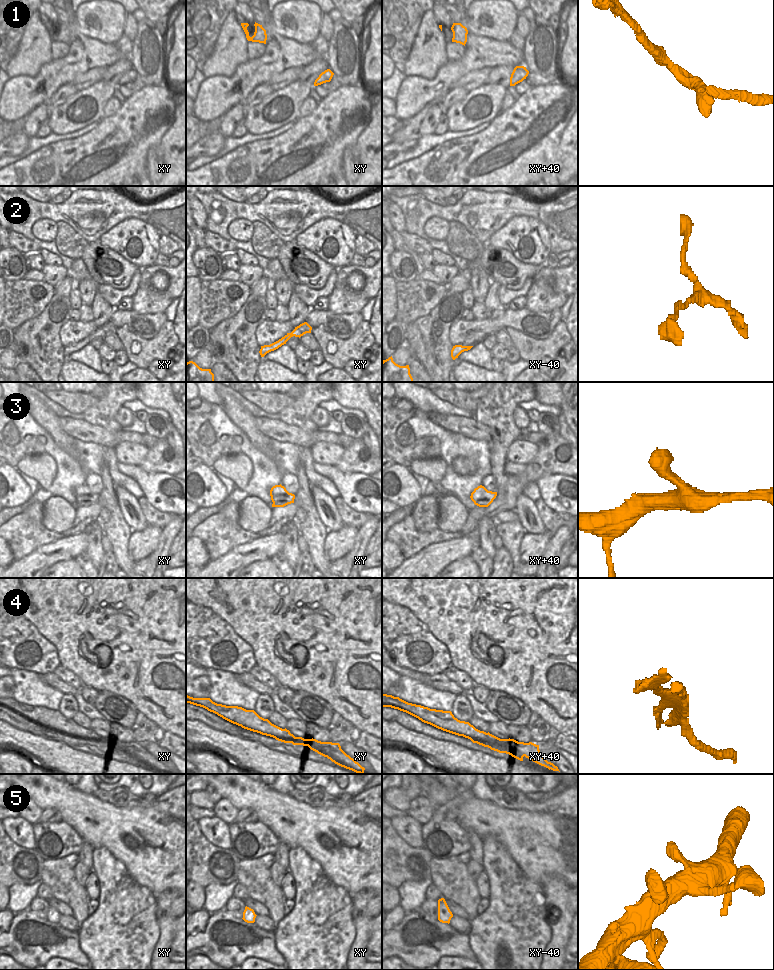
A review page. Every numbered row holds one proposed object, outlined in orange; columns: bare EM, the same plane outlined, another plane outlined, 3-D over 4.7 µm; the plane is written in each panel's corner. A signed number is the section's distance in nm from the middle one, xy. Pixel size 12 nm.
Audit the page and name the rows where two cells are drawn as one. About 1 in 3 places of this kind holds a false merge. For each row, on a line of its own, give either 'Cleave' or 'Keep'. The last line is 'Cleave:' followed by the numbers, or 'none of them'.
1: Keep
2: Keep
3: Keep
4: Cleave
5: Keep
Cleave: 4.

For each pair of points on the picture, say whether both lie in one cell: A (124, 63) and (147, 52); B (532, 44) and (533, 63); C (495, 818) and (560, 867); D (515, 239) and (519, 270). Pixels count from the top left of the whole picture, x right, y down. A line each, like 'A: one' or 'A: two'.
A: two
B: one
C: one
D: two

